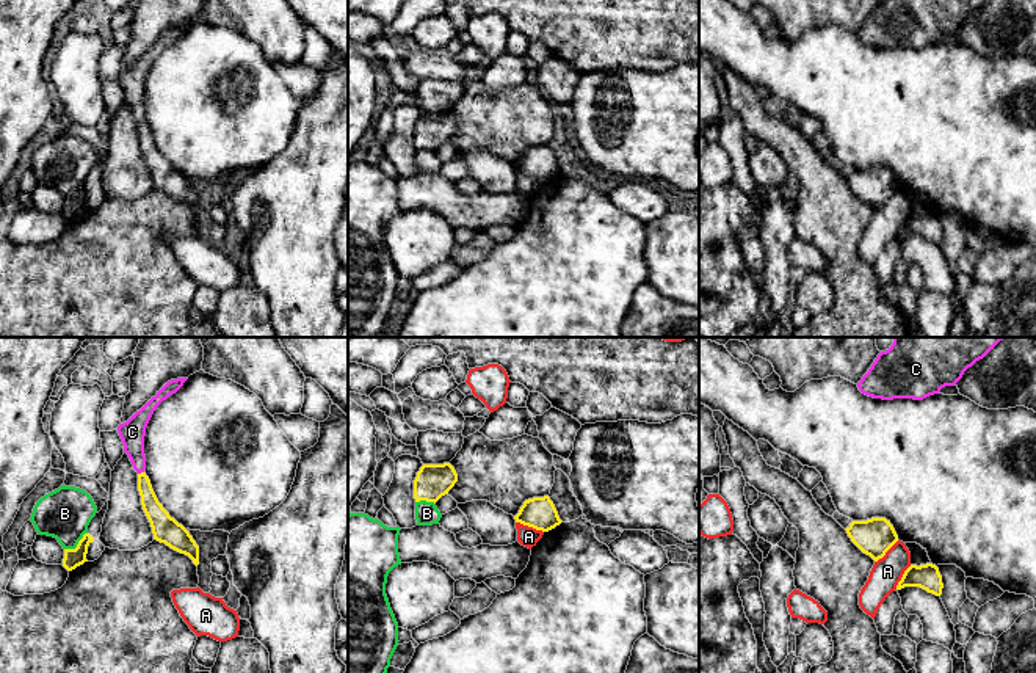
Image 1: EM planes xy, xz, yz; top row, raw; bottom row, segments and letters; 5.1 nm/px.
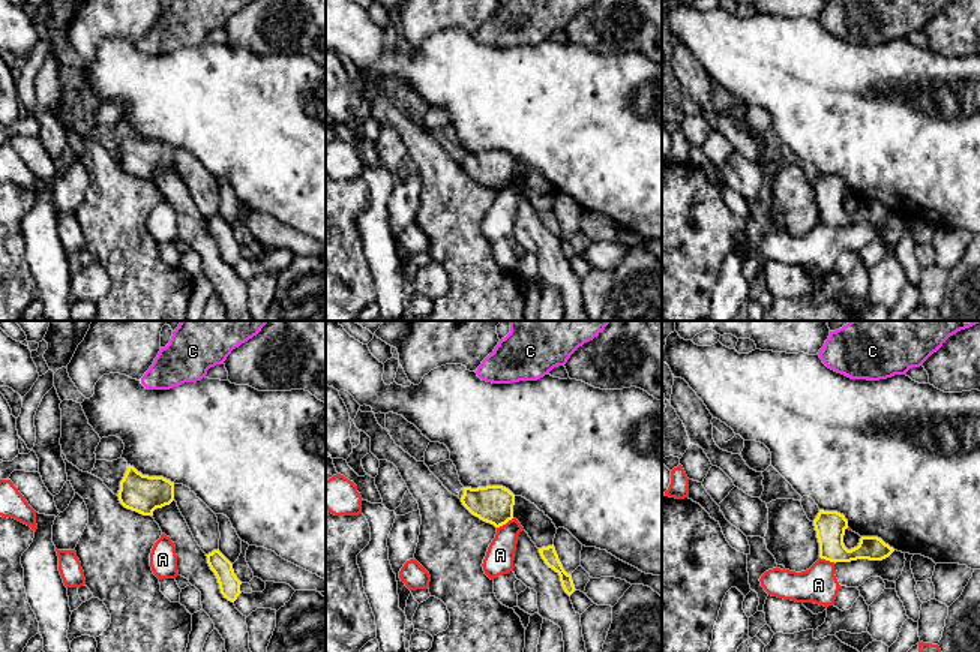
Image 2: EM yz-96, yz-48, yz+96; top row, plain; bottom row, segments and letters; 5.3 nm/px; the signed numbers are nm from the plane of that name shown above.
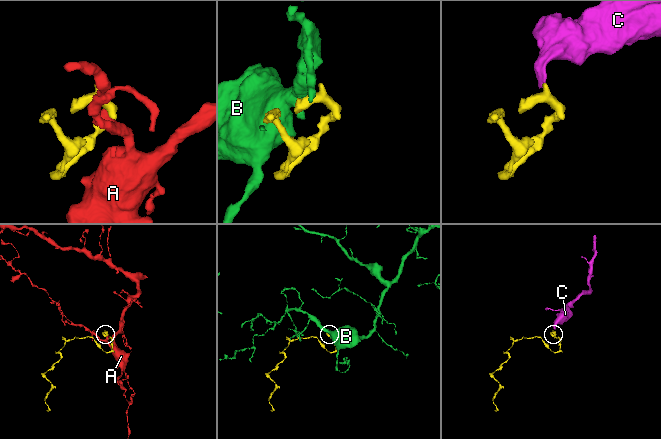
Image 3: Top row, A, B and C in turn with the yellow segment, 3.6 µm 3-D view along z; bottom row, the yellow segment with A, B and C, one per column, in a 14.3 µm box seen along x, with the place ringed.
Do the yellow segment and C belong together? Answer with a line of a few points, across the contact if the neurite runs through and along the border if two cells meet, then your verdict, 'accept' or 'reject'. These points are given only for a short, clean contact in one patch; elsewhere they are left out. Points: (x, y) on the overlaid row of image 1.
line xy (159, 518), (149, 502), (141, 472), (132, 432); accept

